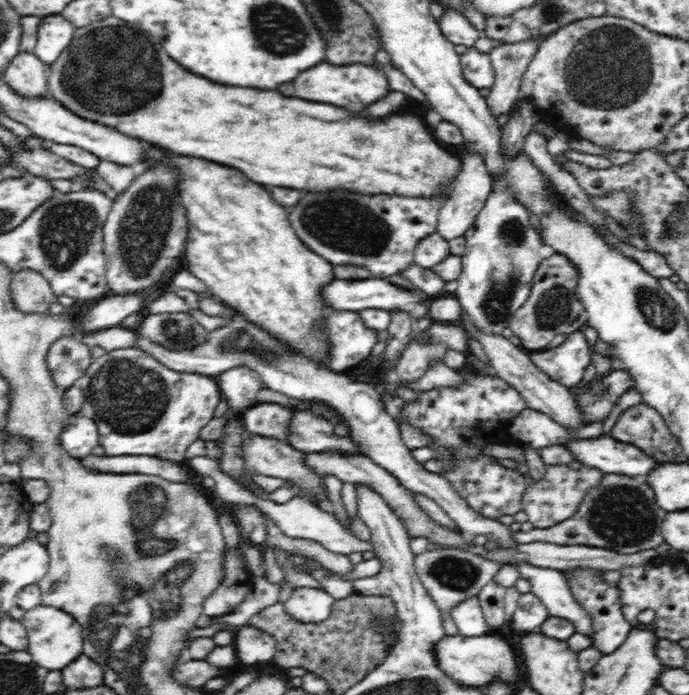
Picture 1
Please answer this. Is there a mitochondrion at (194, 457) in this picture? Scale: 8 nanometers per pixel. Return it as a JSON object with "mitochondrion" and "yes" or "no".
{"mitochondrion":"no"}

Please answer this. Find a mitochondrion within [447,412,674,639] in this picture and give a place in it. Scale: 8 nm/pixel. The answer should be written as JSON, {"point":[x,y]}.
{"point":[623,516]}

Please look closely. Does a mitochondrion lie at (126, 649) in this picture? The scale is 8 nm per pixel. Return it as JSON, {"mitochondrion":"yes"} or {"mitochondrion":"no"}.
{"mitochondrion":"yes"}

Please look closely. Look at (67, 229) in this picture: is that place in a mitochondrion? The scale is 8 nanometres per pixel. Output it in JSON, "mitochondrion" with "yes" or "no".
{"mitochondrion":"yes"}

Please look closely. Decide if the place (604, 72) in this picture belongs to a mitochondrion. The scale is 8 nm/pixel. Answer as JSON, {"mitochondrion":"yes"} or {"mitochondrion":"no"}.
{"mitochondrion":"yes"}

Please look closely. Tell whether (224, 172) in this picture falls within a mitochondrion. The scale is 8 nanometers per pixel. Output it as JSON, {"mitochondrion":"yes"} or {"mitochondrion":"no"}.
{"mitochondrion":"no"}

